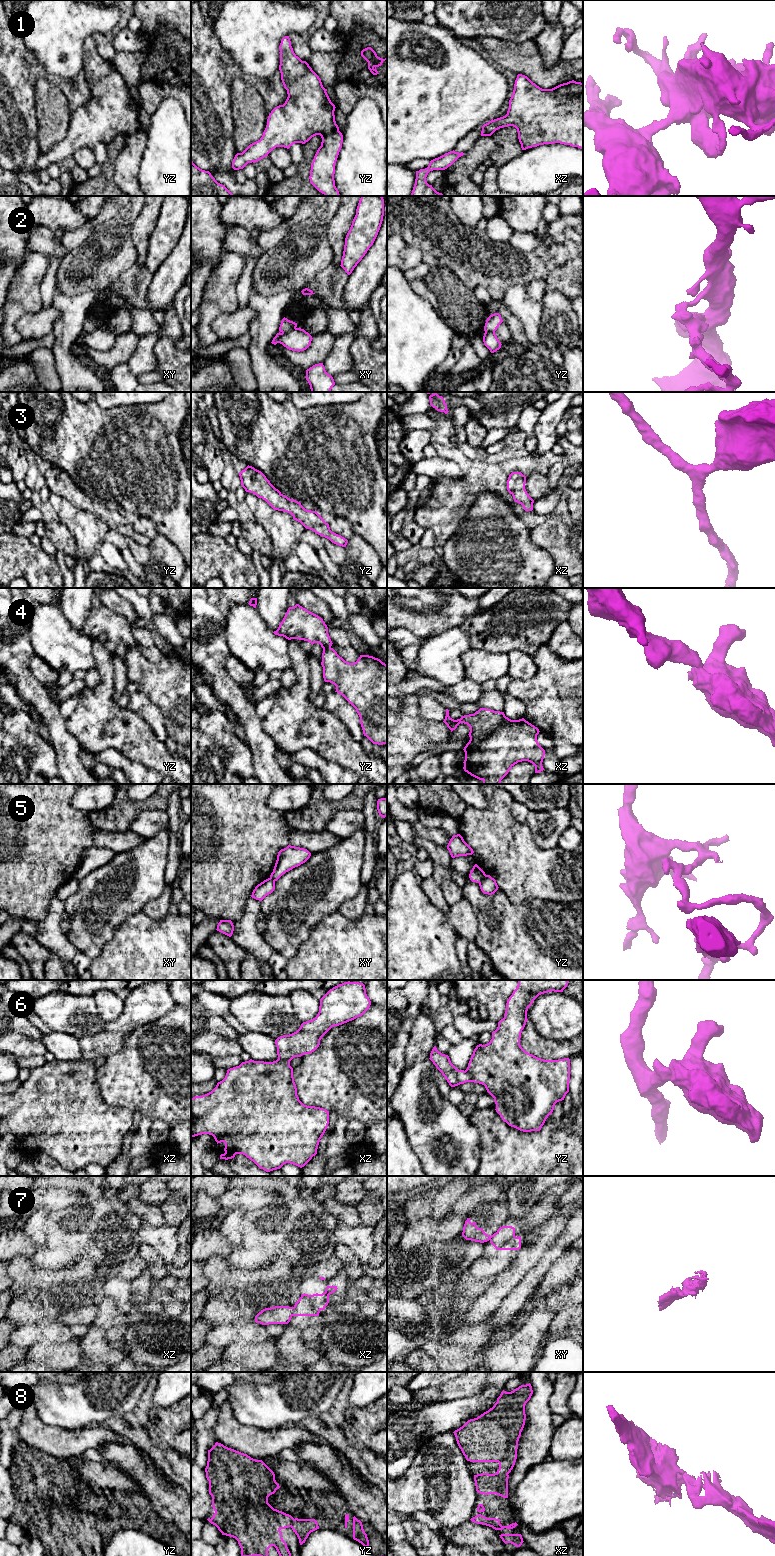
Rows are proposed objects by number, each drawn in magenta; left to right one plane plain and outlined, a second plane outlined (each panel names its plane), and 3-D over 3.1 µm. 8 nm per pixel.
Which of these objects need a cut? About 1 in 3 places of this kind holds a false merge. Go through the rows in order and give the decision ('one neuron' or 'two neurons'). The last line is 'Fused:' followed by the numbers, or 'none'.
1: one neuron
2: two neurons
3: one neuron
4: two neurons
5: two neurons
6: one neuron
7: two neurons
8: one neuron
Fused: 2, 4, 5, 7

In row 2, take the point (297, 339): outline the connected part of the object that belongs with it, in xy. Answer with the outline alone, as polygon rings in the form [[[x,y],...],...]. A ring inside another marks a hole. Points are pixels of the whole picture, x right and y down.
[[[294,328],[288,332],[277,333],[272,340],[272,344],[282,344],[292,351],[304,351],[306,350],[312,341],[312,336],[301,328]]]

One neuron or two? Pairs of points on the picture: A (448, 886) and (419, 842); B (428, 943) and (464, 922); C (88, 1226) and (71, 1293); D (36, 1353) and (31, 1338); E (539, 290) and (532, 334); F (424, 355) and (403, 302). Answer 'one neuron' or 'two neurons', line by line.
A: one neuron
B: one neuron
C: one neuron
D: two neurons
E: one neuron
F: one neuron

